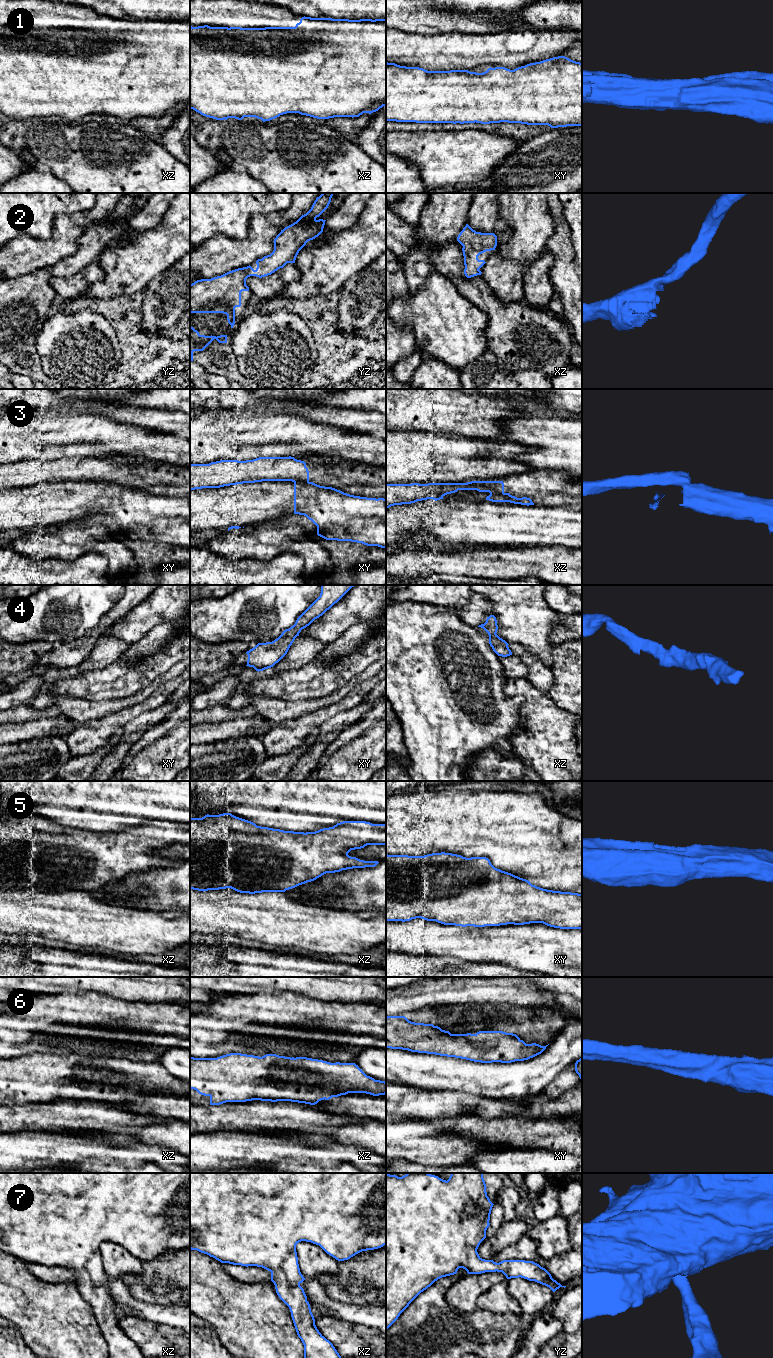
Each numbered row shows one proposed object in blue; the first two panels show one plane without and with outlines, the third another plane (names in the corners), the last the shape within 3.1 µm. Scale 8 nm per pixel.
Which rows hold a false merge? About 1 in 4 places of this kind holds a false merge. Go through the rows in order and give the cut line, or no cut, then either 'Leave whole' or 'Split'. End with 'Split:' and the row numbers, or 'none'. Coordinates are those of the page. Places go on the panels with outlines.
1: No split. Leave whole
2: No split. Leave whole
3: Split along xy (293, 481), (308, 482). Split
4: No split. Leave whole
5: No split. Leave whole
6: No split. Leave whole
7: No split. Leave whole
Split: 3

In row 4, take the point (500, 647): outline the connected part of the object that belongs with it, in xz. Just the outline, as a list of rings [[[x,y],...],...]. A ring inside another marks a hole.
[[[494,615],[487,617],[486,622],[478,627],[483,628],[488,633],[489,644],[498,656],[507,657],[512,655],[512,652],[508,647],[509,644],[496,634],[498,625]]]

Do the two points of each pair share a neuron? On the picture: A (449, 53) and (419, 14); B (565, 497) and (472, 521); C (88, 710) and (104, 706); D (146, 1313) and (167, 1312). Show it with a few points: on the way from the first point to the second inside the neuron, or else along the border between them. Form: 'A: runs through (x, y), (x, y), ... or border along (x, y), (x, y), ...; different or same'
A: border along (410, 31), (418, 33), (456, 32); different
B: border along (534, 504), (559, 506); different
C: runs through (92, 709), (100, 708); same
D: runs through (151, 1313), (162, 1313); same

